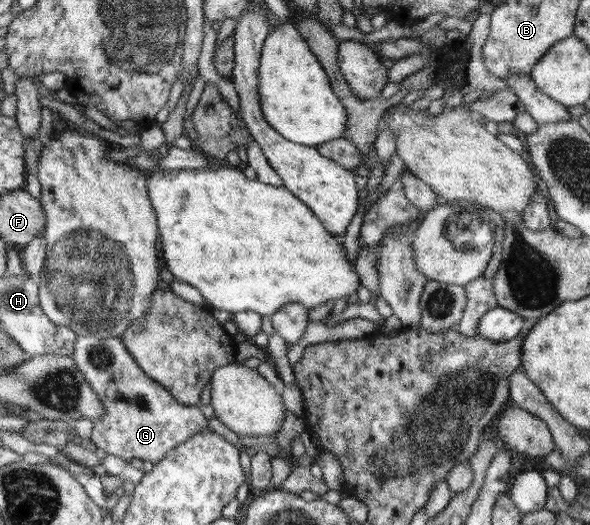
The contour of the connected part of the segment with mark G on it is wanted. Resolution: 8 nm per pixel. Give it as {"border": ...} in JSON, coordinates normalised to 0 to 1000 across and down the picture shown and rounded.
{"border":[[[131,640],[122,682],[173,771],[175,790],[159,808],[153,836],[159,840],[164,853],[176,857],[180,867],[210,874],[210,878],[231,872],[241,874],[242,880],[254,878],[254,882],[266,884],[295,851],[351,815],[354,800],[346,794],[337,773],[310,771],[297,764],[288,747],[239,705],[237,695],[231,691],[227,678],[220,674],[203,640],[180,646]]]}

